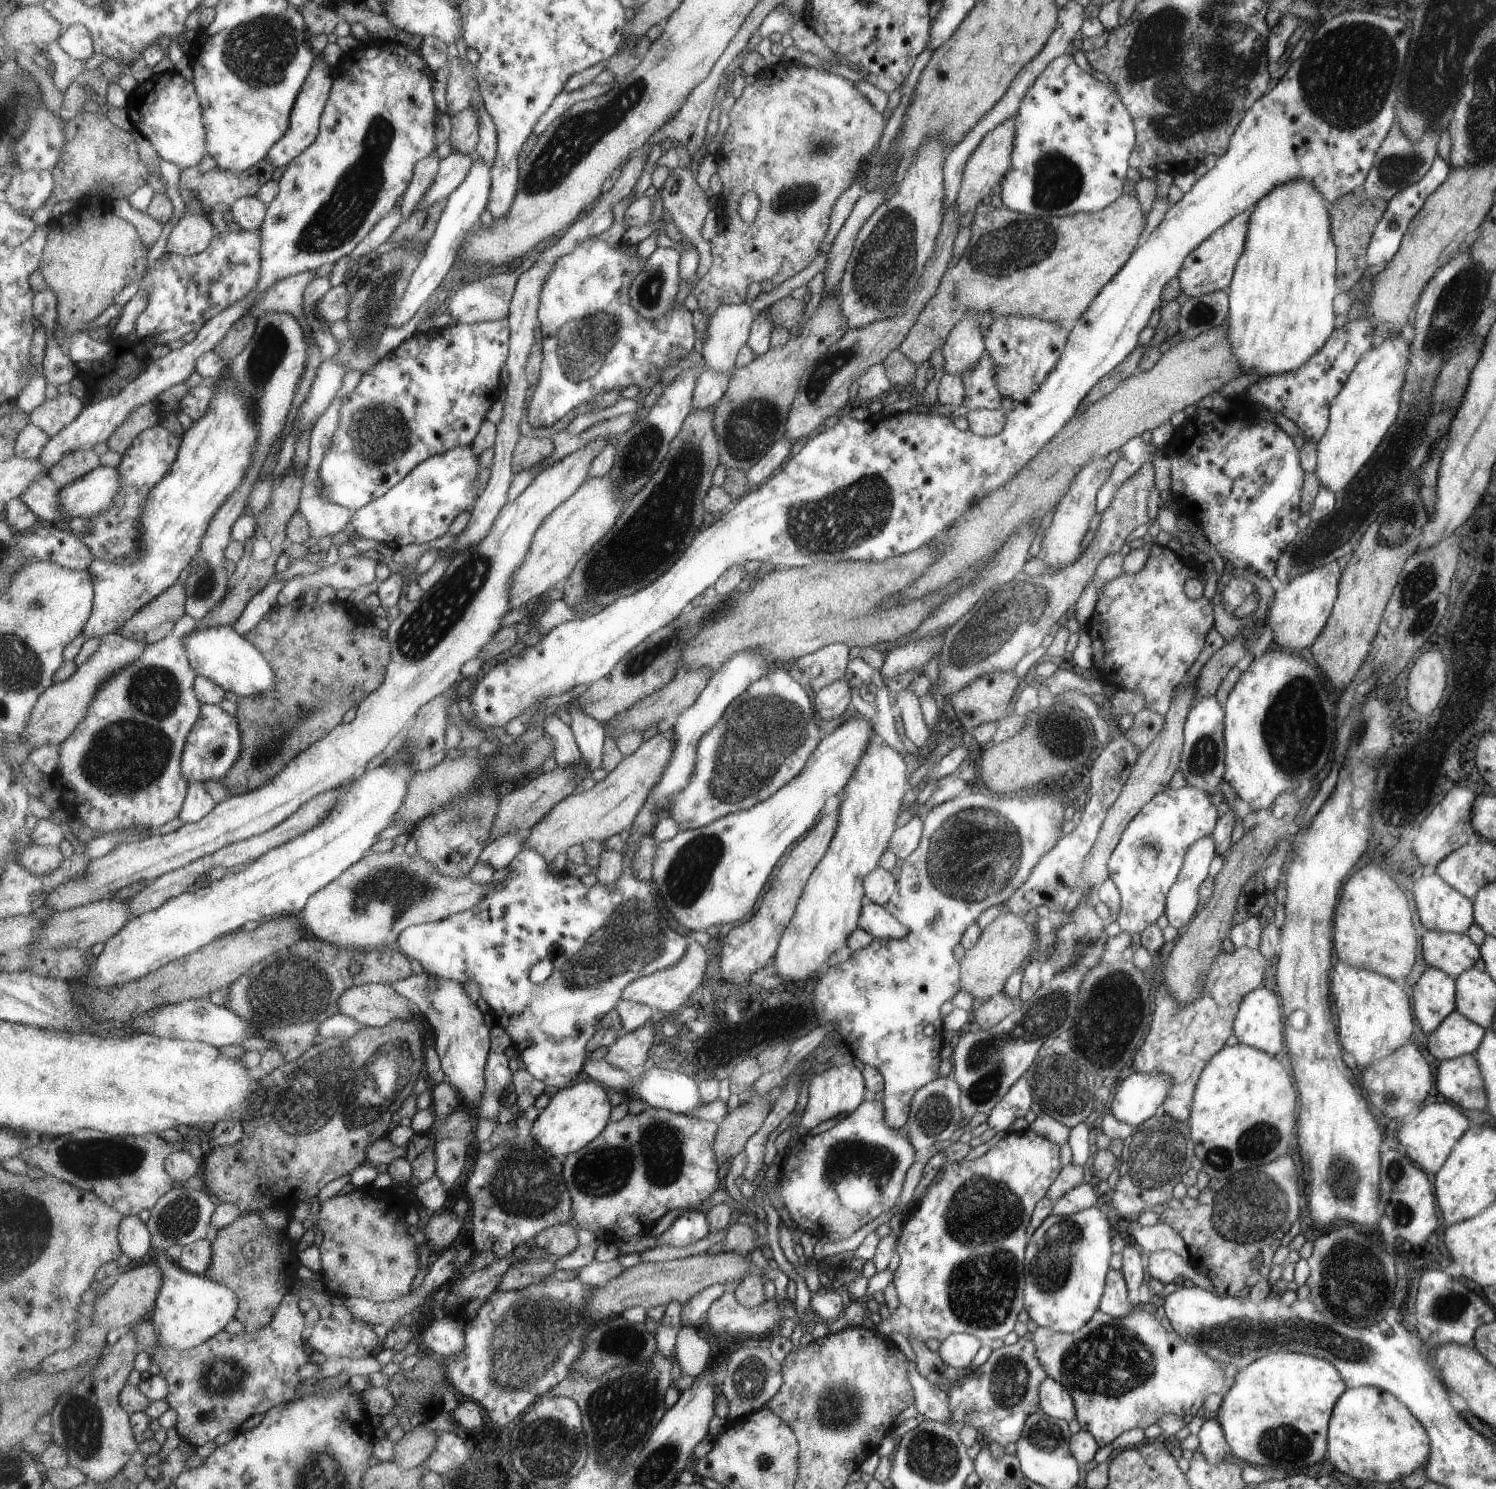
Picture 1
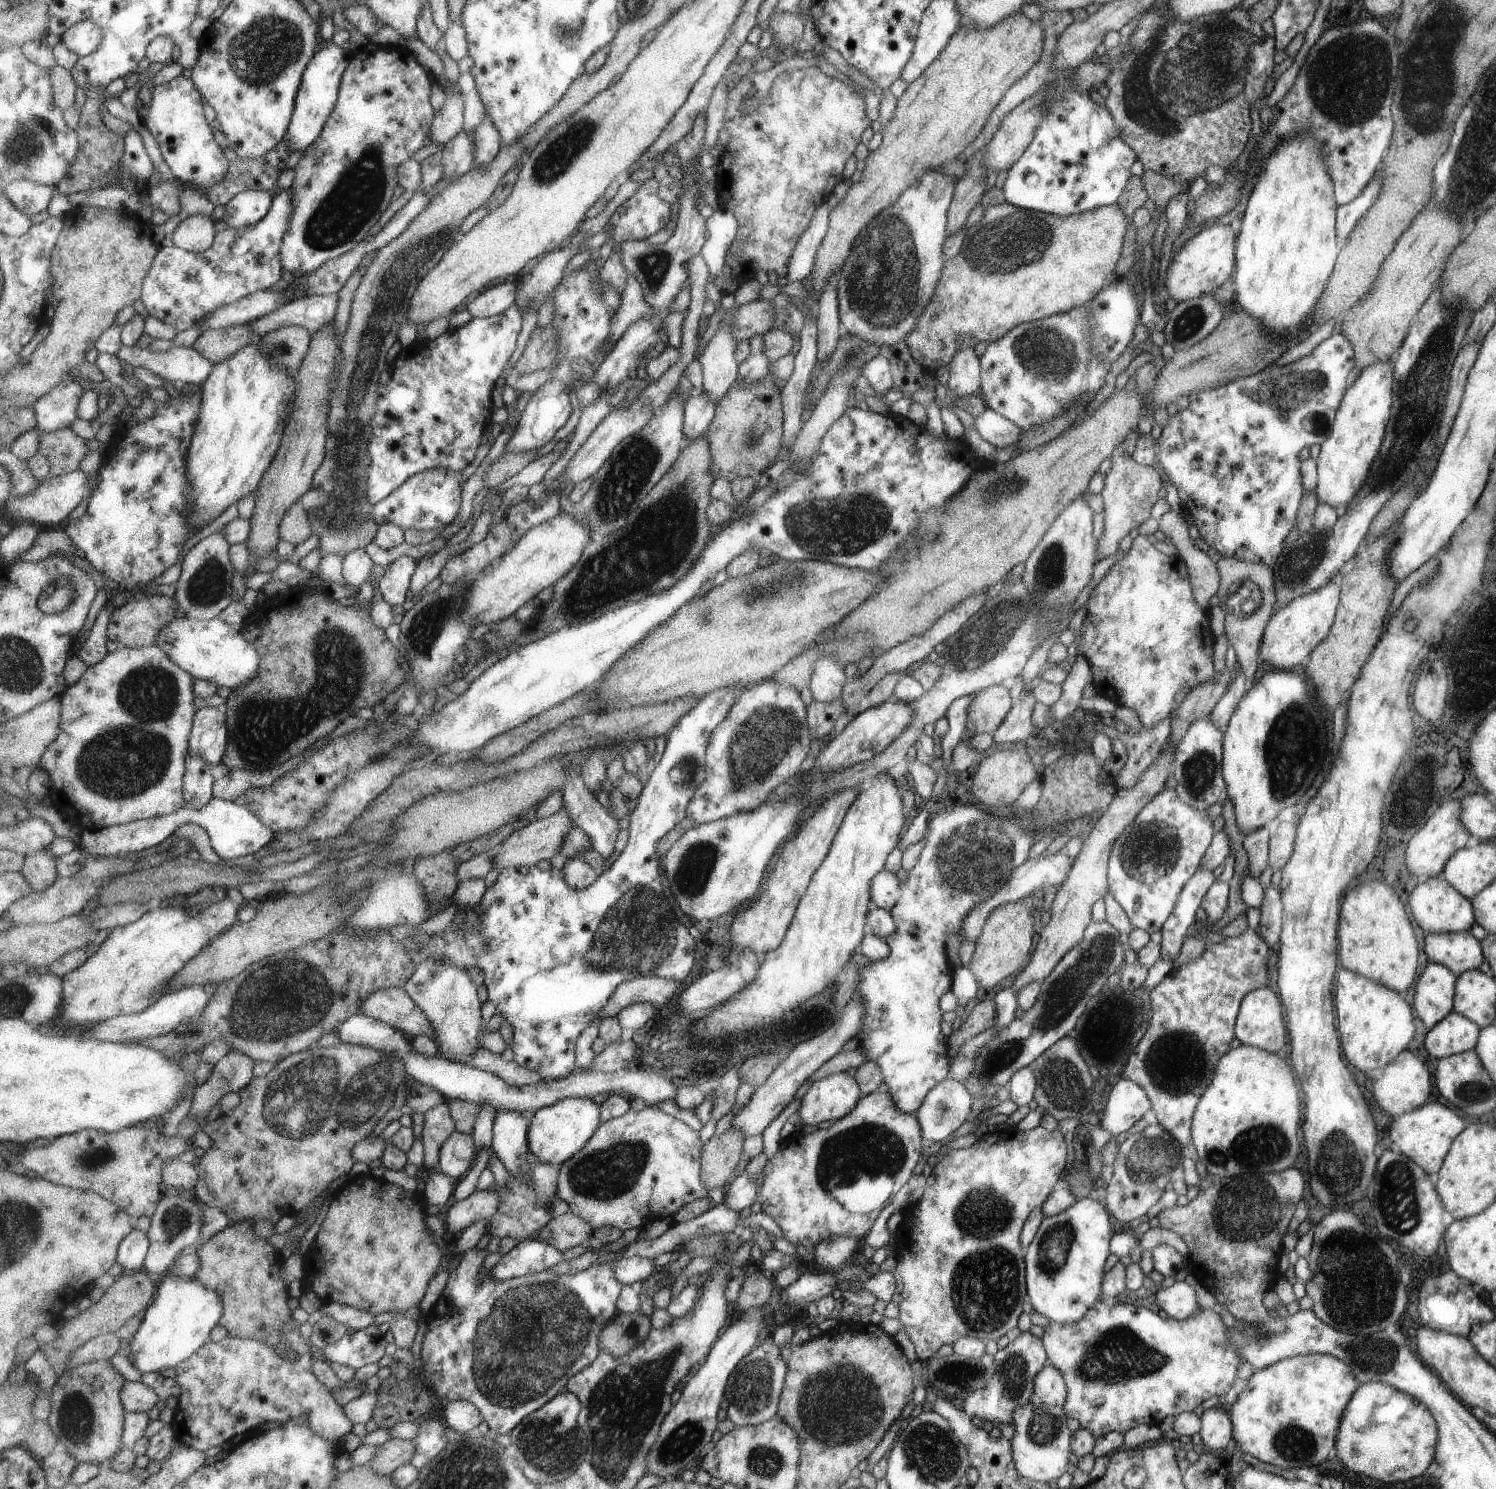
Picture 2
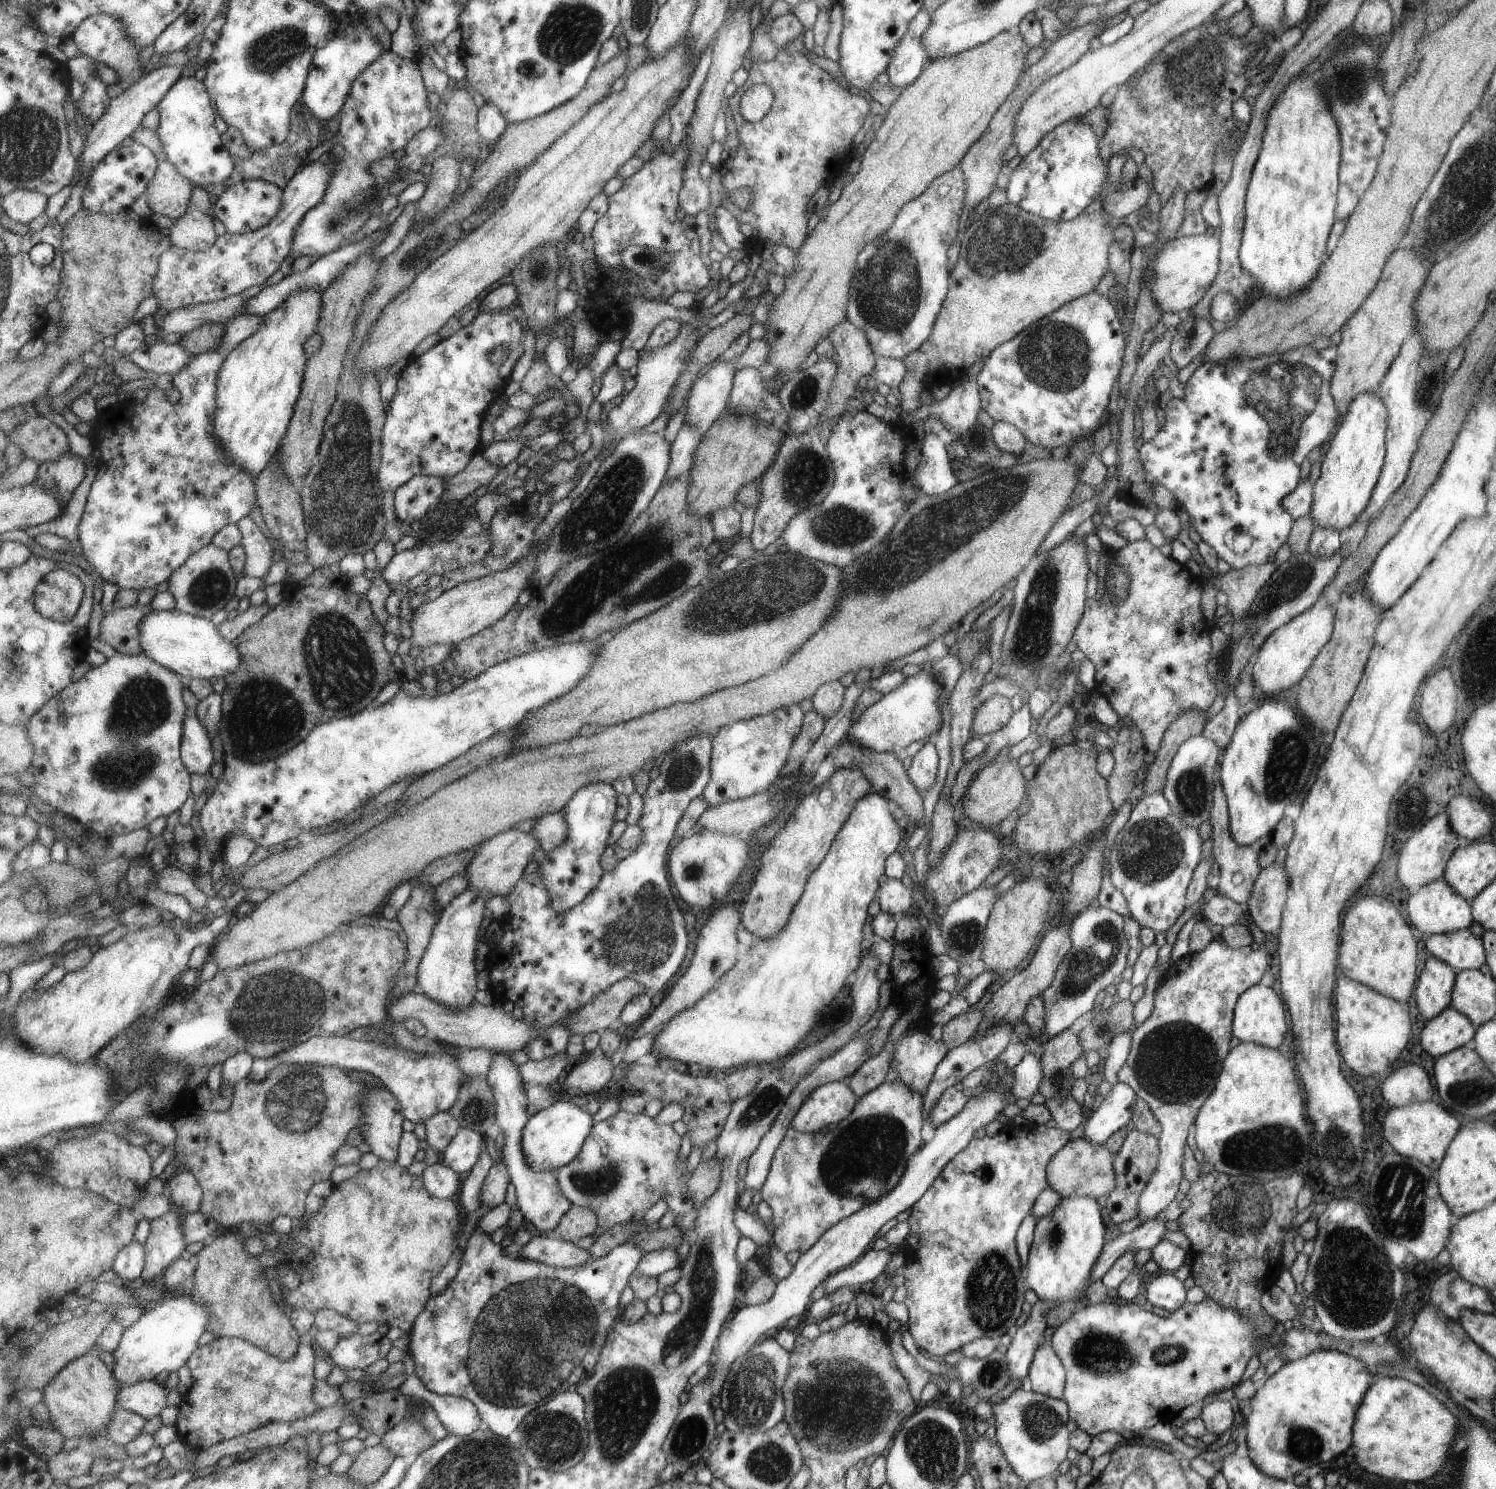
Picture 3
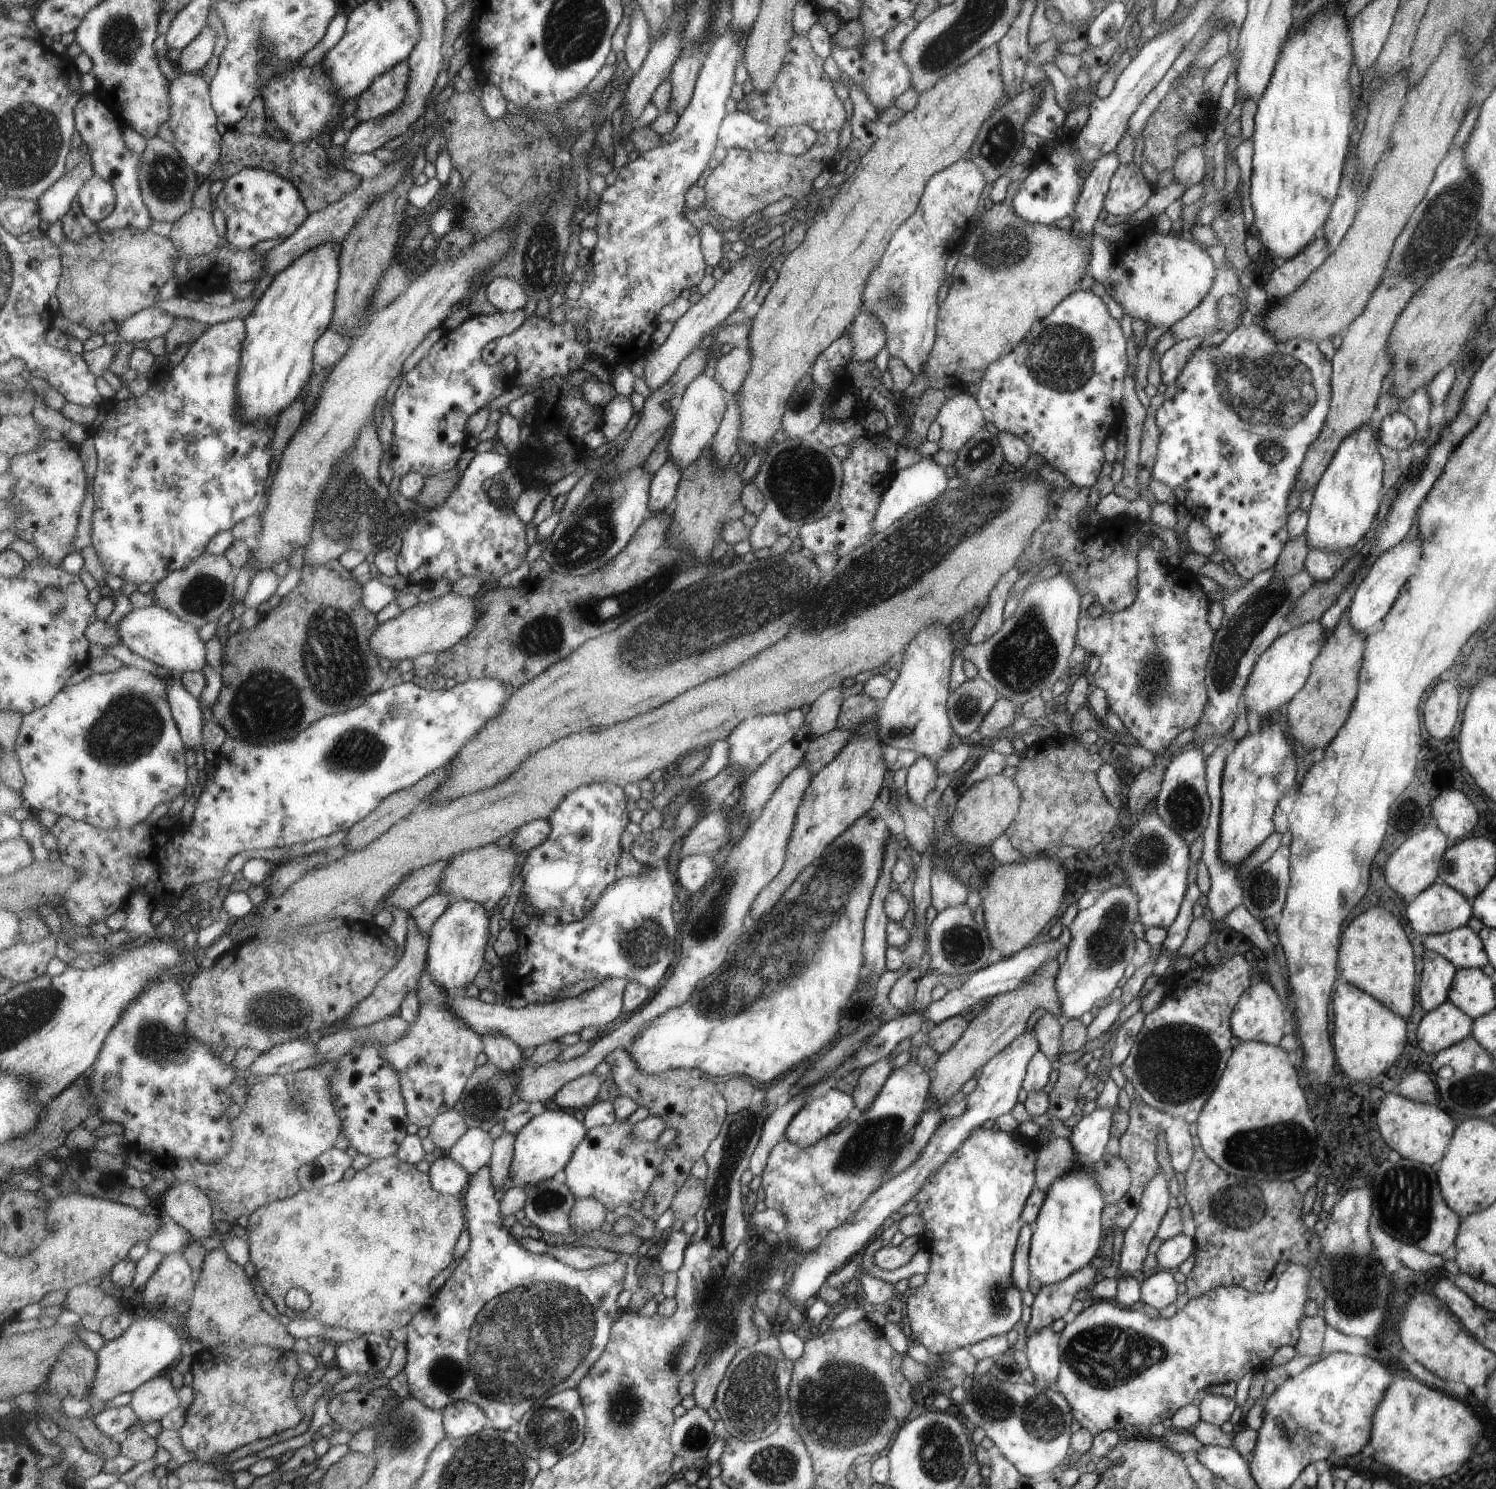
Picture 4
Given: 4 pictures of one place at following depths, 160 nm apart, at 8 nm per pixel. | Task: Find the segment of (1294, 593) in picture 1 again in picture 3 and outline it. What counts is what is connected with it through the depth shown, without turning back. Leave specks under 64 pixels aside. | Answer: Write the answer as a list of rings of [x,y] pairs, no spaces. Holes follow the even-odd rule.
[[[1318,600],[1301,614],[1293,616],[1283,626],[1279,626],[1269,634],[1268,638],[1259,646],[1251,661],[1253,682],[1266,696],[1274,696],[1300,683],[1305,672],[1312,665],[1312,661],[1319,655],[1321,648],[1331,639],[1333,614],[1329,612],[1331,604],[1324,604]]]

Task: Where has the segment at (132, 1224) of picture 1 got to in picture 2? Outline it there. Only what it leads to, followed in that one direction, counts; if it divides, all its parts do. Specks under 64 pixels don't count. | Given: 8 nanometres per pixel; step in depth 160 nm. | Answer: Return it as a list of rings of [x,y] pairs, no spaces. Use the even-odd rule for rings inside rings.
[[[134,1228],[121,1244],[117,1263],[124,1272],[136,1272],[144,1269],[150,1246],[151,1238],[149,1238],[148,1232]]]

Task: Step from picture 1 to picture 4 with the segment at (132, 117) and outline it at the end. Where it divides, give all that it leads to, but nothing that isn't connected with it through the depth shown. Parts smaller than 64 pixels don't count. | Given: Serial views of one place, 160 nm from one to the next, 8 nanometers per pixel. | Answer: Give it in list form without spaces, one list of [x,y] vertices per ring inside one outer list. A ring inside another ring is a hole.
[[[185,72],[171,82],[170,101],[172,115],[169,125],[175,134],[173,144],[201,178],[209,177],[212,168],[216,166],[221,156],[221,140],[219,130],[217,130],[219,121],[216,109],[212,105],[210,83],[205,82],[201,73]]]

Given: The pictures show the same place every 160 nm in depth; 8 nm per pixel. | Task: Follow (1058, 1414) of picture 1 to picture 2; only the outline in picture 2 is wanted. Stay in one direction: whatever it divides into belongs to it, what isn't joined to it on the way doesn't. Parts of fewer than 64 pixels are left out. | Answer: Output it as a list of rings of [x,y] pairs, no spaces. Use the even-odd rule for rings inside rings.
[[[1047,1362],[1034,1380],[1034,1400],[1047,1407],[1061,1409],[1066,1396],[1067,1390],[1061,1372]]]

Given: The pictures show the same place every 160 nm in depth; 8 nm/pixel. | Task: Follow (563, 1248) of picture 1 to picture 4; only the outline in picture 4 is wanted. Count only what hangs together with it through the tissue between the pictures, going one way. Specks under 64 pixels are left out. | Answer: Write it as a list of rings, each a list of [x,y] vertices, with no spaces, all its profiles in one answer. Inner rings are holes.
[[[593,1197],[577,1199],[570,1212],[570,1221],[574,1232],[587,1233],[597,1230],[605,1222],[606,1206]]]

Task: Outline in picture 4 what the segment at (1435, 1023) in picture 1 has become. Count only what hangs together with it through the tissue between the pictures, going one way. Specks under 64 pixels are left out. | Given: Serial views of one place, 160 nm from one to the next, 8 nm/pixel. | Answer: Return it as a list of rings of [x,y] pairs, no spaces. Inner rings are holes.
[[[1425,949],[1422,955],[1423,967],[1418,976],[1417,1000],[1426,1013],[1448,1000],[1457,968],[1444,956]]]

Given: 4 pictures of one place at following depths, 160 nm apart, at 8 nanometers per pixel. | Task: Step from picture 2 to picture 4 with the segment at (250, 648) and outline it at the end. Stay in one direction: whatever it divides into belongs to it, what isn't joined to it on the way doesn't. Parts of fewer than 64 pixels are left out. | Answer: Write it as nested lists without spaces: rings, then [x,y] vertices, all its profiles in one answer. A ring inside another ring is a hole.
[[[153,602],[148,607],[133,608],[117,624],[122,642],[135,654],[177,674],[201,671],[207,664],[207,644],[201,640],[199,629],[178,617],[175,612]]]

